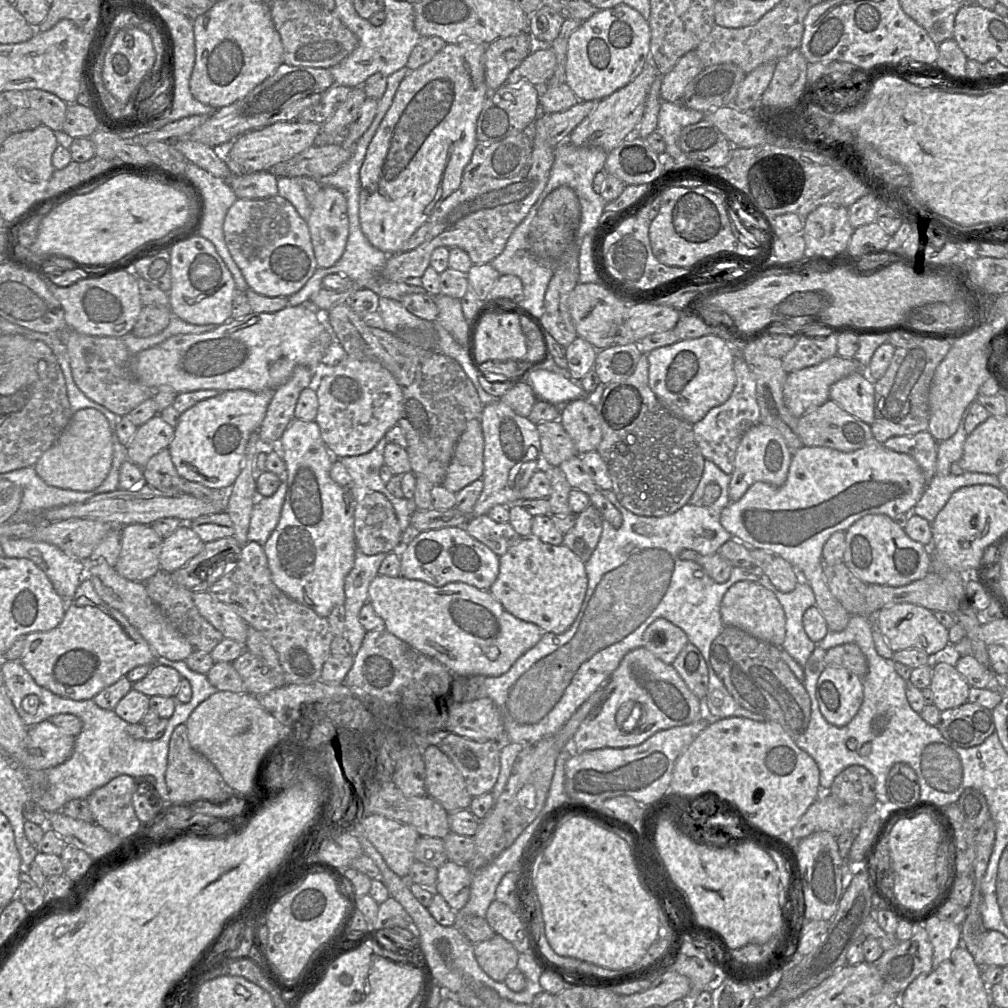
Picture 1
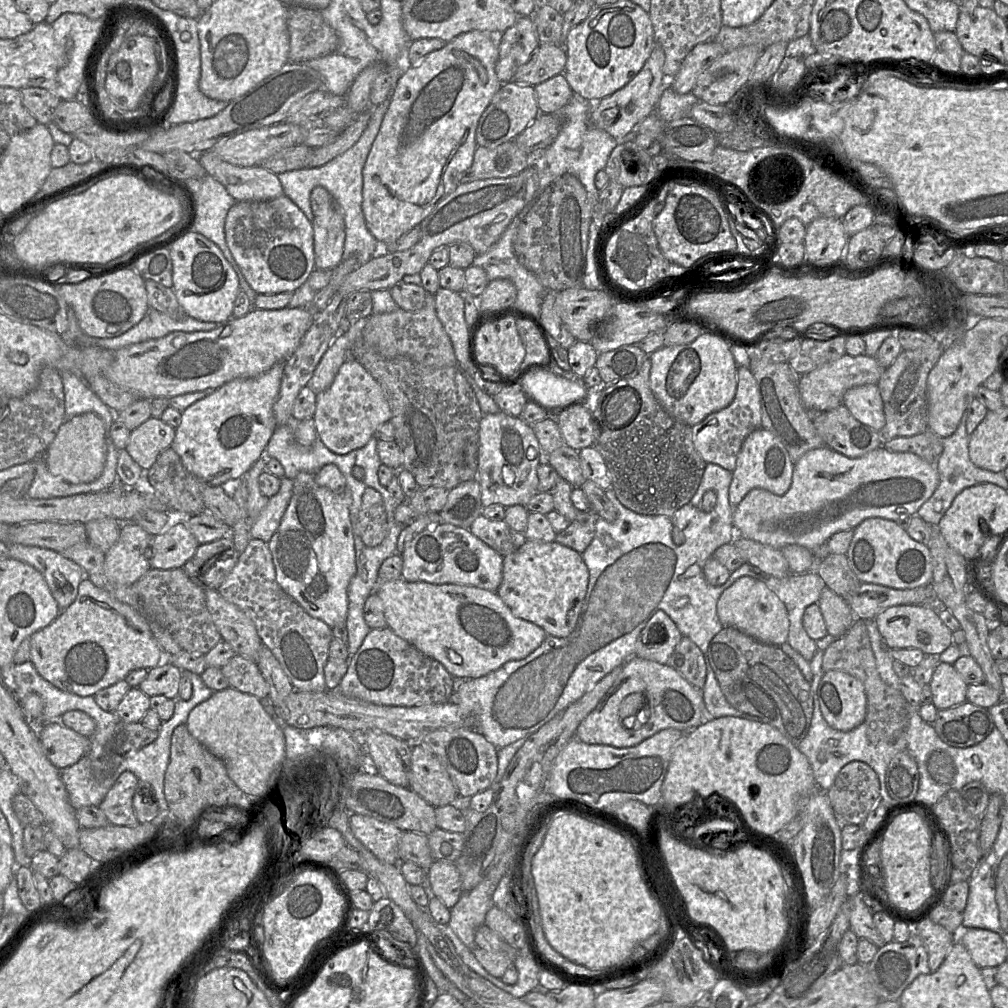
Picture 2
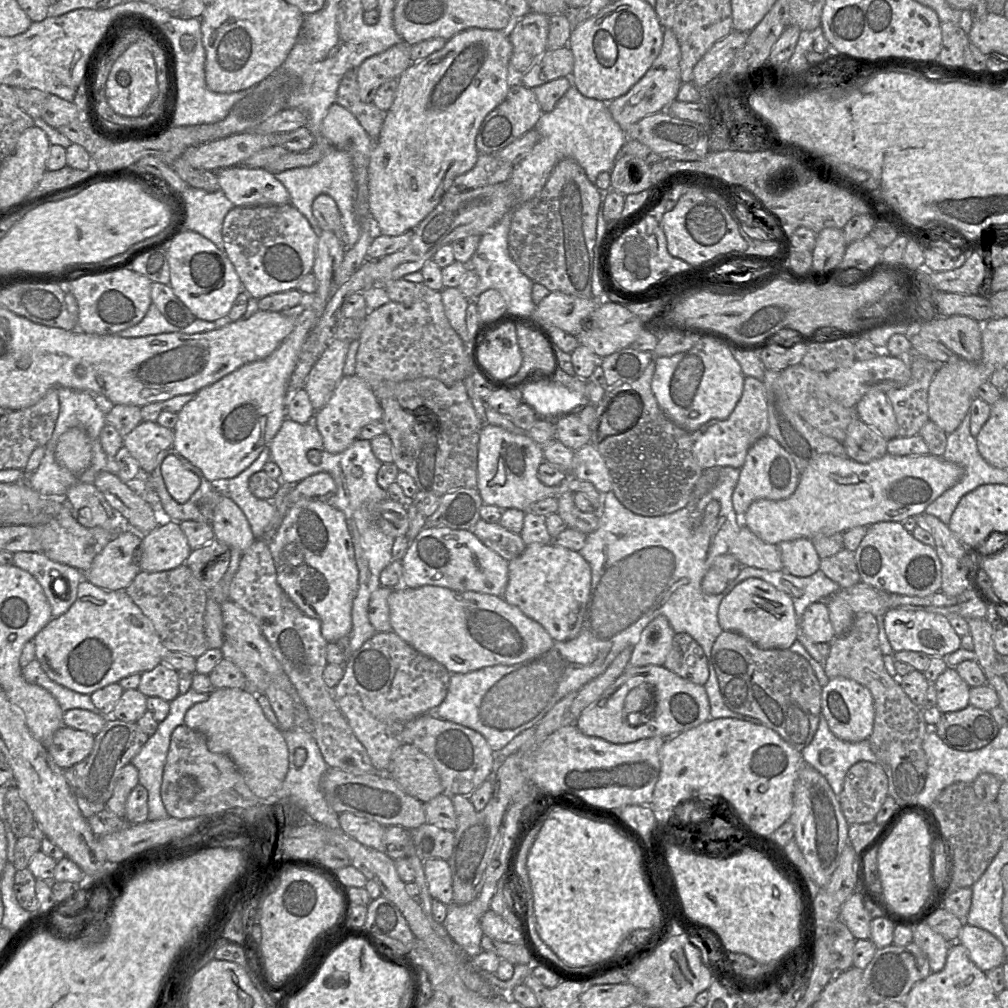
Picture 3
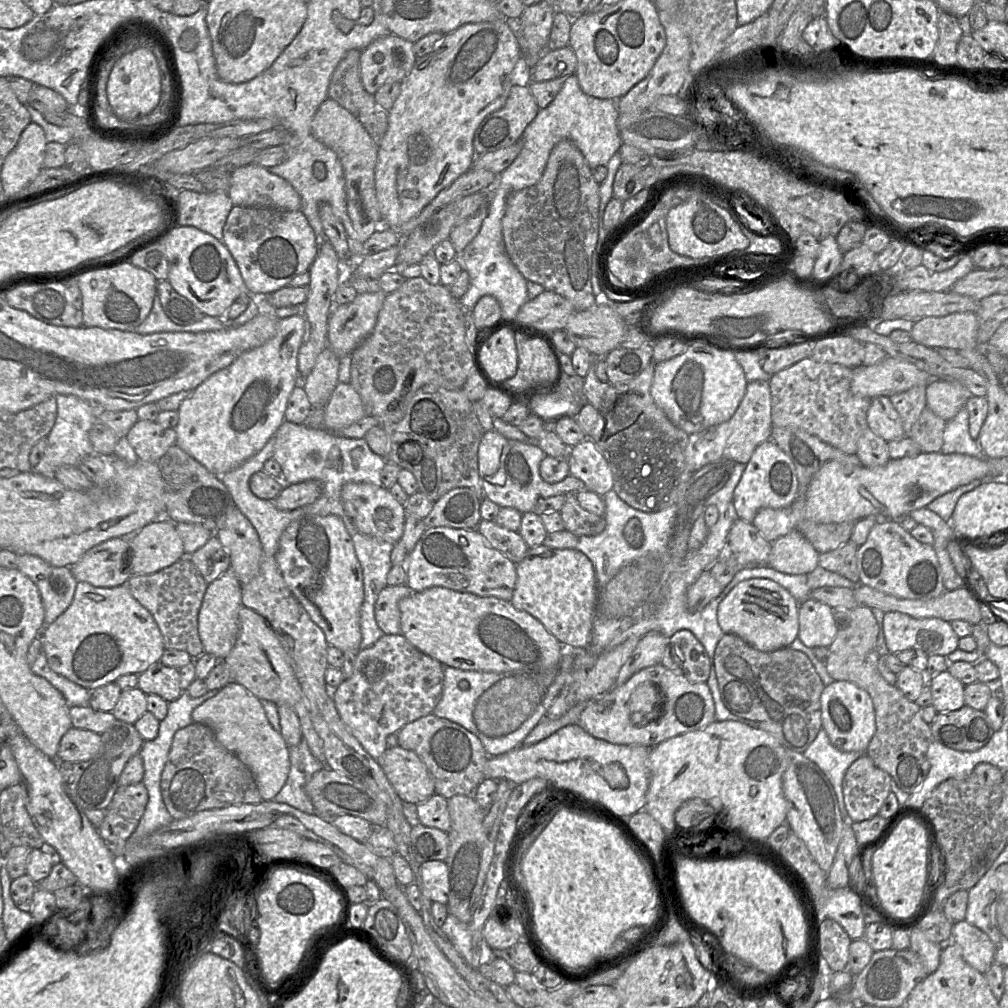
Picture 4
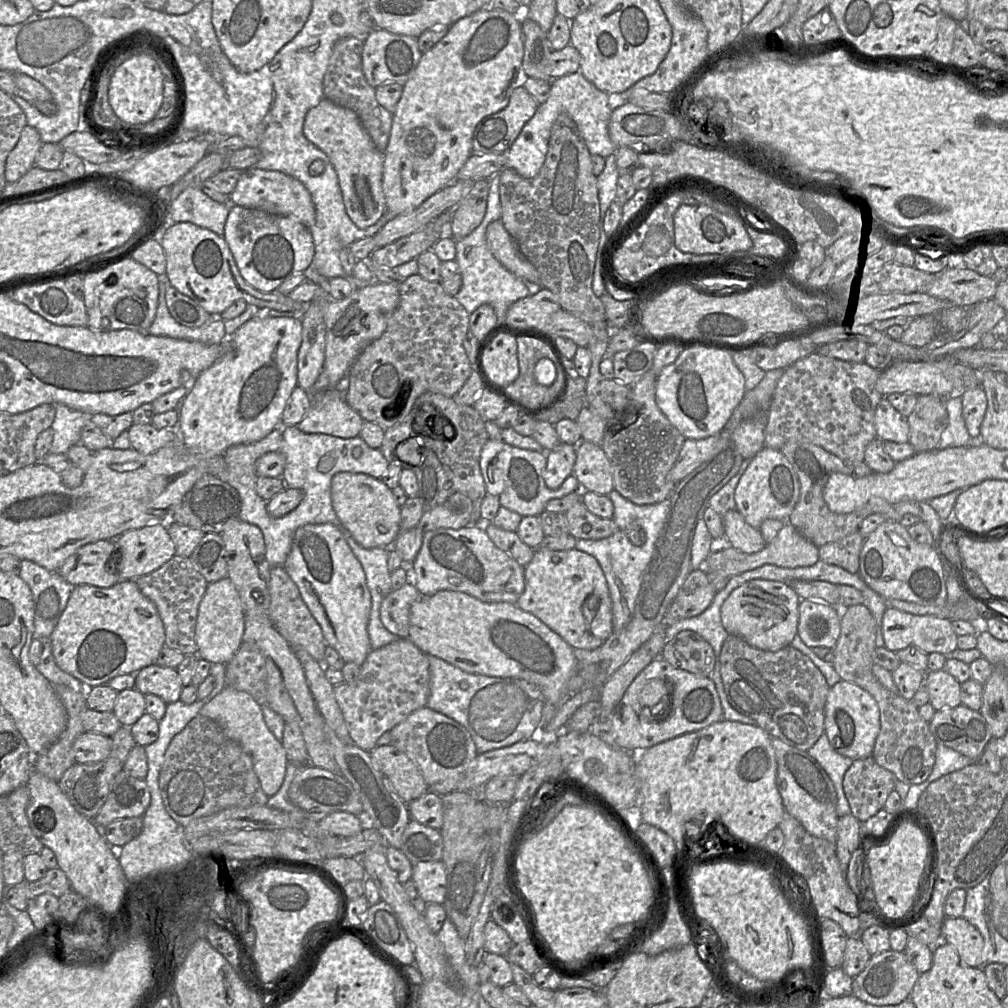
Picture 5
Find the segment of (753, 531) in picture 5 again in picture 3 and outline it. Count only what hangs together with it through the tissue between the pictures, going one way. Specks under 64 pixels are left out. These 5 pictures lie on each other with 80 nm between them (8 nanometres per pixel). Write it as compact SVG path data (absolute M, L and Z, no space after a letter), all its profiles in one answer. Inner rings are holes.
M742 524L729 549L729 553L732 554L742 566L767 571L782 570L782 560L778 546L765 543Z

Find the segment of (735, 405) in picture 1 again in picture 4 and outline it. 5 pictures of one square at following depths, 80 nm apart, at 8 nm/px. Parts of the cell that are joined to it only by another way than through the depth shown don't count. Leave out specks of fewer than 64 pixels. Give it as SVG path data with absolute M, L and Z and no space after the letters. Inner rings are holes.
M754 380L746 385L746 391L737 410L726 422L711 426L698 433L690 434L685 449L685 461L691 473L696 472L703 466L718 459L730 459L735 463L746 464L751 458L758 445L771 439L772 419L771 419L771 395L768 381Z

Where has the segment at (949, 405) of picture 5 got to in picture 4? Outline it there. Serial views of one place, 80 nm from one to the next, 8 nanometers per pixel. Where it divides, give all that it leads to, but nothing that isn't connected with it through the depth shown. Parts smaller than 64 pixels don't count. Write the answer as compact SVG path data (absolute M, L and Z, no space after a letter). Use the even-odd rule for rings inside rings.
M963 406L954 418L947 421L943 446L943 454L960 453L977 458L988 458L981 450L976 439L969 433L969 414L967 408Z

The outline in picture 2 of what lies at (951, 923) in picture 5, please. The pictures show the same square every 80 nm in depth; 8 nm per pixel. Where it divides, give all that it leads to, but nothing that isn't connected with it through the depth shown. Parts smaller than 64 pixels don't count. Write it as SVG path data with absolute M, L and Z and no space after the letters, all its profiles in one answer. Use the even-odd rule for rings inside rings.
M962 928L958 940L979 968L998 967L1007 961L1007 947L999 934L988 929Z

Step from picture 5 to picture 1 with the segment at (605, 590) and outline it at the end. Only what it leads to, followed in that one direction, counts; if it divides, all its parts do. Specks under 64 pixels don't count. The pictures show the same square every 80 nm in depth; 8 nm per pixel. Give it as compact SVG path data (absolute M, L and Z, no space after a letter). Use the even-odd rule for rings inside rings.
M534 536L522 537L514 546L499 557L499 574L489 592L504 609L526 622L538 625L544 632L564 633L575 621L584 601L588 578L585 563L565 545L544 543Z

